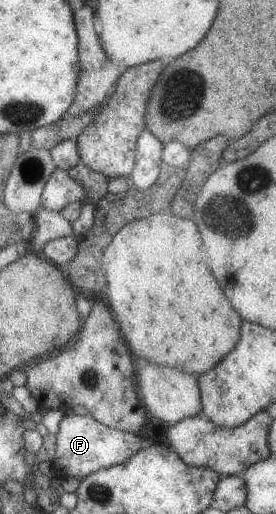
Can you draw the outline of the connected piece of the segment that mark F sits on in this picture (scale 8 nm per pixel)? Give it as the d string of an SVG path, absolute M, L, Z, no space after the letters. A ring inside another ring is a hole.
M88 413L83 416L70 414L59 421L55 435L55 456L47 465L55 471L59 479L72 475L80 480L96 470L128 461L140 449L141 441L137 433L106 427Z

